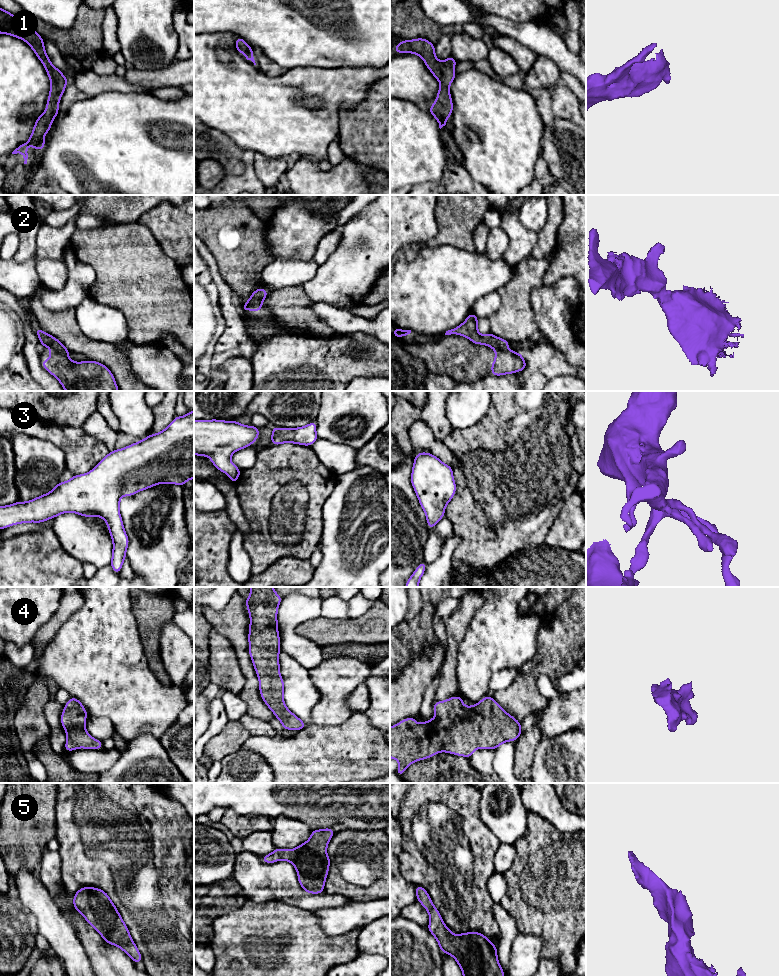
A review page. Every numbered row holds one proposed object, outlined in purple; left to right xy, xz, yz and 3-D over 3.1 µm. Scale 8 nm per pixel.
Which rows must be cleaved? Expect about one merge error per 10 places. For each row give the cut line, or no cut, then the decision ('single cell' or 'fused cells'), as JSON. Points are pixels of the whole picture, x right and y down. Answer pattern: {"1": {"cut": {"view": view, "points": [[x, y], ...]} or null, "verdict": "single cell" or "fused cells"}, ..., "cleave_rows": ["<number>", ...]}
{"1": {"cut": null, "verdict": "single cell"}, "2": {"cut": {"view": "xy", "points": [[50, 347], [67, 357]]}, "verdict": "fused cells"}, "3": {"cut": null, "verdict": "single cell"}, "4": {"cut": null, "verdict": "single cell"}, "5": {"cut": null, "verdict": "single cell"}, "cleave_rows": ["2"]}

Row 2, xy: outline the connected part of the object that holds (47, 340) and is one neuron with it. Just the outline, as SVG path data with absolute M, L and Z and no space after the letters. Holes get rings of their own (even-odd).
M36 328L35 333L39 337L42 347L53 348L59 354L67 357L70 354L70 351L57 338L44 332L41 328Z

